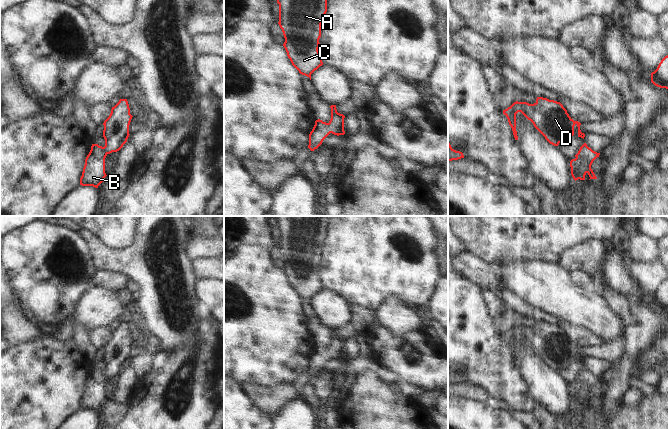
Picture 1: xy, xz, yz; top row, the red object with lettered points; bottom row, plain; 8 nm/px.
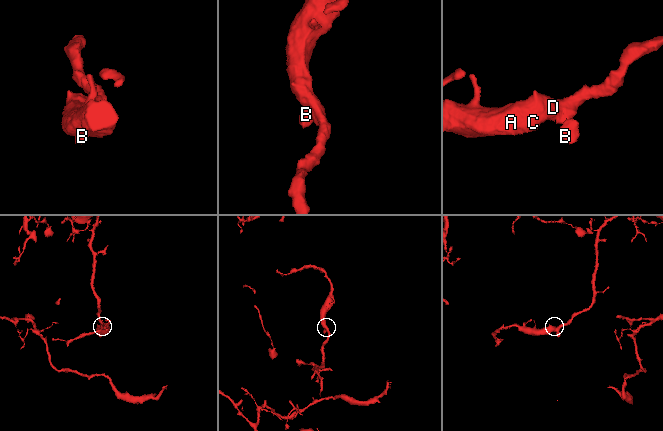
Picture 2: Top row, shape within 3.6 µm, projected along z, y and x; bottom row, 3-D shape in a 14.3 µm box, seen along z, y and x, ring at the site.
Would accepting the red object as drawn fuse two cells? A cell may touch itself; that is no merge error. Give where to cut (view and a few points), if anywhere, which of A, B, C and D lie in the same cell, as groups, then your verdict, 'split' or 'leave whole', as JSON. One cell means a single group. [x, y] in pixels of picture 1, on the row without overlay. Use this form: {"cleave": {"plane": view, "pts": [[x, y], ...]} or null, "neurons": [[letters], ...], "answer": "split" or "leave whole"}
{"cleave": null, "neurons": [["A", "B", "C", "D"]], "answer": "leave whole"}

